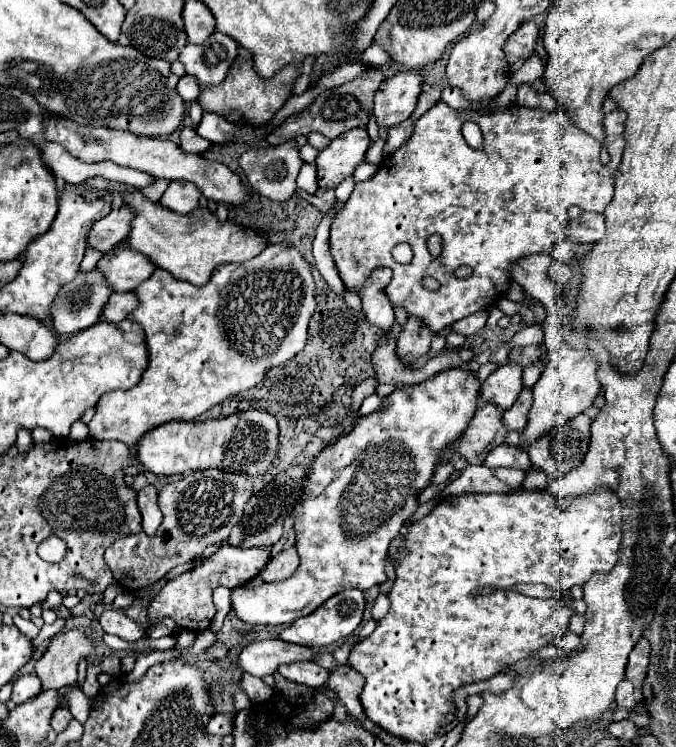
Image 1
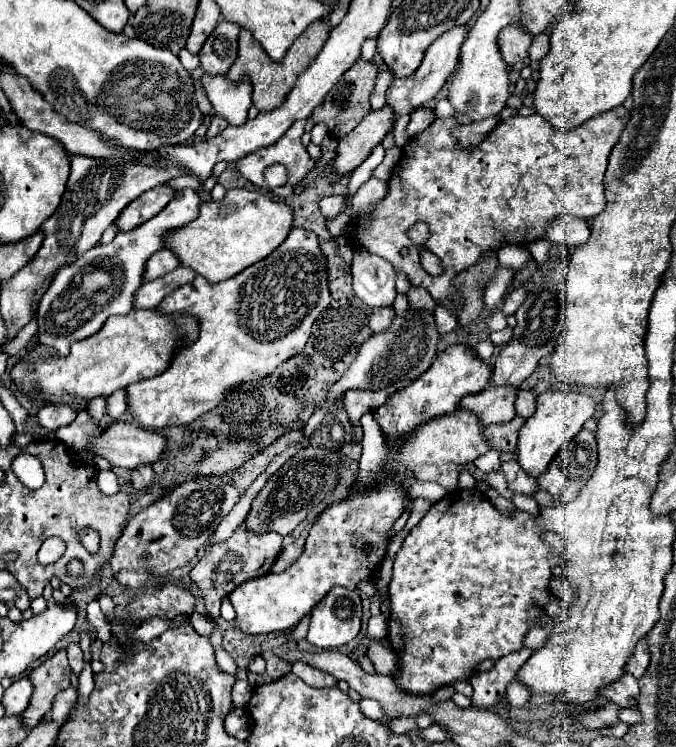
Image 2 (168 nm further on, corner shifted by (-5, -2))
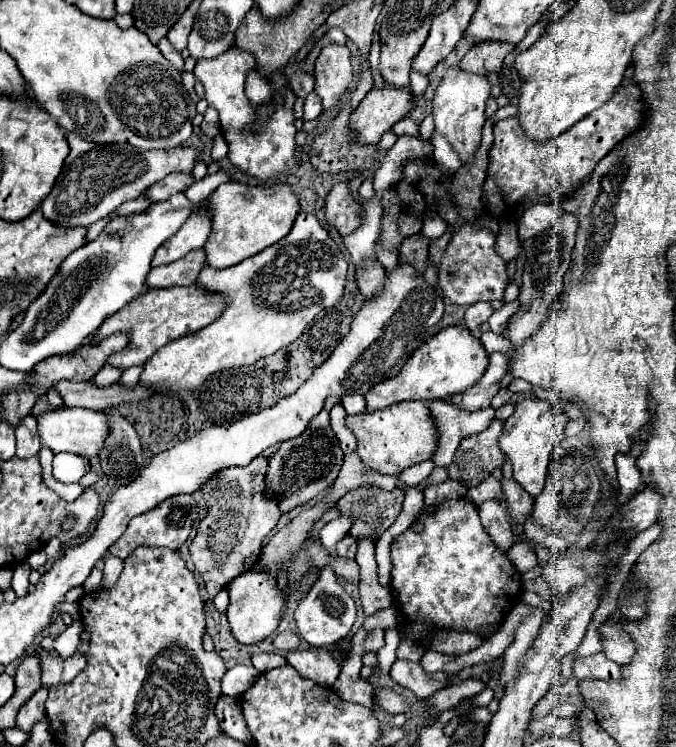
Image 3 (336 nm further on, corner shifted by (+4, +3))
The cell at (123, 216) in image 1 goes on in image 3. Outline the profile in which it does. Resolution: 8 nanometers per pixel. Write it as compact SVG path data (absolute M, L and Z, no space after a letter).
M169 174L167 178L155 182L151 188L147 188L145 194L151 200L151 204L155 204L155 202L161 202L161 200L167 200L169 196L173 196L177 192L183 192L187 188L187 182L193 182L193 176Z

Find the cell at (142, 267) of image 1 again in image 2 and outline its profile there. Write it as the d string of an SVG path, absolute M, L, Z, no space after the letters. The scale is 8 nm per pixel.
M166 247L158 253L154 253L148 263L146 263L146 273L144 273L144 281L152 281L152 279L158 279L166 273L170 273L172 269L176 269L180 265L178 257Z

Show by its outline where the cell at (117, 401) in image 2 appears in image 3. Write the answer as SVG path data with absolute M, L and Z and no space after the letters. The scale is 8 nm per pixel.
M133 366L131 370L125 370L117 384L123 386L123 388L135 388L135 384L139 380L139 370L143 370L143 366Z

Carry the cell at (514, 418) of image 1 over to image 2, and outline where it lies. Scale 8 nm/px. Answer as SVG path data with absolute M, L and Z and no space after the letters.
M514 417L512 421L502 425L490 425L484 429L484 439L492 449L500 453L516 453L518 431L522 425L524 425L524 419L520 417Z

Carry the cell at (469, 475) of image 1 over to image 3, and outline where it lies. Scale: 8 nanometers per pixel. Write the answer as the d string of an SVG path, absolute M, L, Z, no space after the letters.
M487 500L479 506L479 516L497 546L501 546L503 550L509 550L515 544L507 506L499 504L497 500Z

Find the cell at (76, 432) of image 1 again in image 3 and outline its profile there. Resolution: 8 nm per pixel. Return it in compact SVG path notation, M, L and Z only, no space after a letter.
M103 366L93 378L91 378L91 384L95 384L95 386L111 386L111 384L115 384L117 380L119 380L119 376L121 376L121 370L117 370L117 368L113 368L113 366Z

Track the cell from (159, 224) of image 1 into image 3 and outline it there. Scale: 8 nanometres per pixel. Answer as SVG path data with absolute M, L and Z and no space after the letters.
M225 182L199 206L207 210L211 218L211 234L203 246L205 262L211 268L229 268L275 244L291 230L299 212L299 204L291 186L283 182L279 182L279 186Z

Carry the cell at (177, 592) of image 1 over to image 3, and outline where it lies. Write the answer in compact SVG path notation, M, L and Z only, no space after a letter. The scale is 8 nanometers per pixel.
M259 456L243 468L221 470L203 490L207 500L207 516L203 518L189 552L195 570L203 576L209 600L217 596L233 578L251 570L263 550L263 542L281 518L275 502L263 494L265 490L267 458Z

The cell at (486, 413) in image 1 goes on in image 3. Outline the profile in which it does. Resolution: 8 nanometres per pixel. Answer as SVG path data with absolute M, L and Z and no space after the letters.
M401 402L373 414L347 416L347 426L357 438L357 454L381 474L401 474L405 468L431 460L439 446L439 430L427 402Z

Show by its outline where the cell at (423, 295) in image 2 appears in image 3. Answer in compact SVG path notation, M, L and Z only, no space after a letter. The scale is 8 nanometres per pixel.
M423 234L405 238L399 250L399 262L411 264L415 268L415 274L423 276L427 270L427 246L429 246L429 240Z

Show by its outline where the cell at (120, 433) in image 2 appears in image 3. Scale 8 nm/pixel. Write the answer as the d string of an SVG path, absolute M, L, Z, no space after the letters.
M83 408L49 410L41 416L37 416L37 422L39 422L39 436L41 436L43 446L49 446L55 454L71 452L71 454L79 454L83 458L99 456L109 432L111 432L105 412L91 412L91 410L83 410Z

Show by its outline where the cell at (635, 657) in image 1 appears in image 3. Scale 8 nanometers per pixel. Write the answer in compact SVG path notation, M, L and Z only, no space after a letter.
M607 622L601 624L599 632L601 632L601 642L603 642L603 652L607 654L607 658L621 666L629 664L635 654L633 638L619 626L607 626Z

